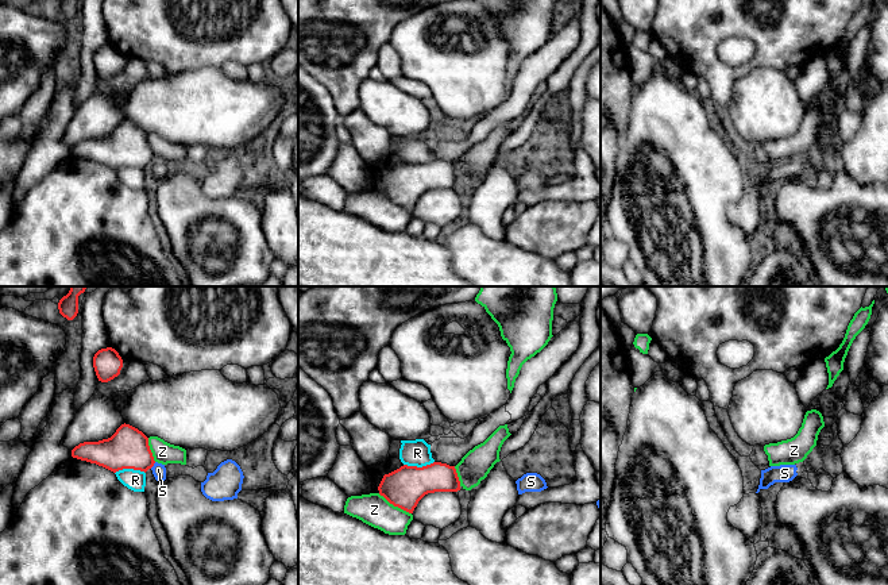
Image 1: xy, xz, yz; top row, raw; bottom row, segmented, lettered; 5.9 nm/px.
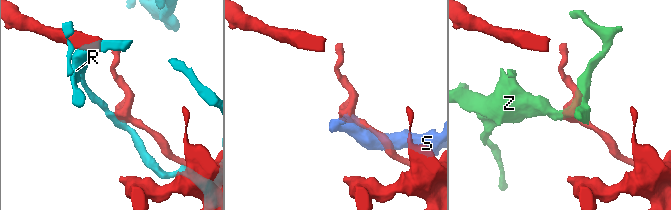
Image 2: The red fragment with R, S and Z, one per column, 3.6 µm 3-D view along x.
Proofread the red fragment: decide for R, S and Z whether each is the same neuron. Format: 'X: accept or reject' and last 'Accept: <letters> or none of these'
R: reject
S: reject
Z: reject
Accept: none of these

